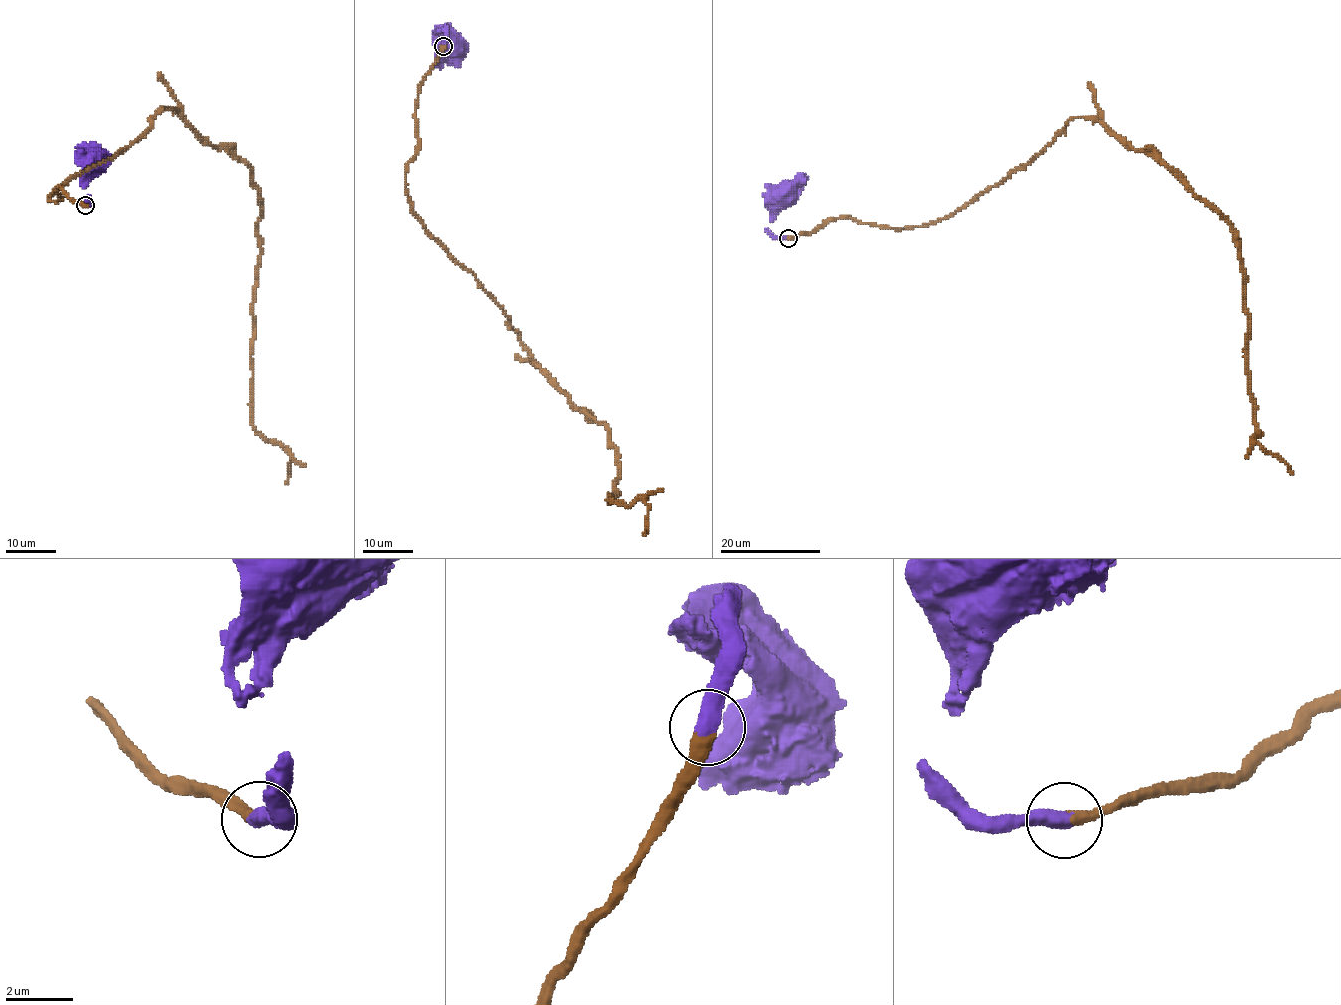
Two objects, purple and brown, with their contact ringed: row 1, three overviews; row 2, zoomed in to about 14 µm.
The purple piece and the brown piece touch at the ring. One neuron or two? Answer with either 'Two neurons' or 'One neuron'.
One neuron

